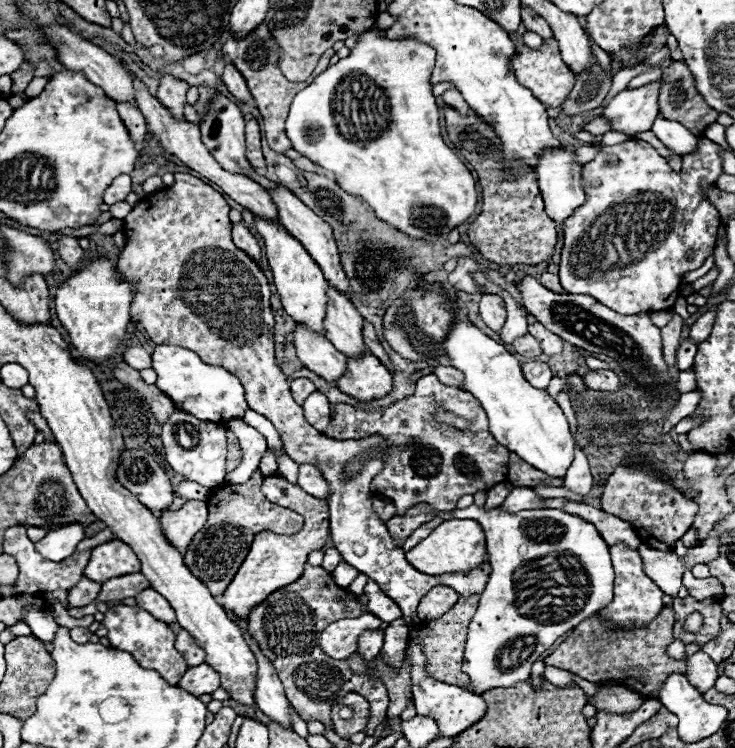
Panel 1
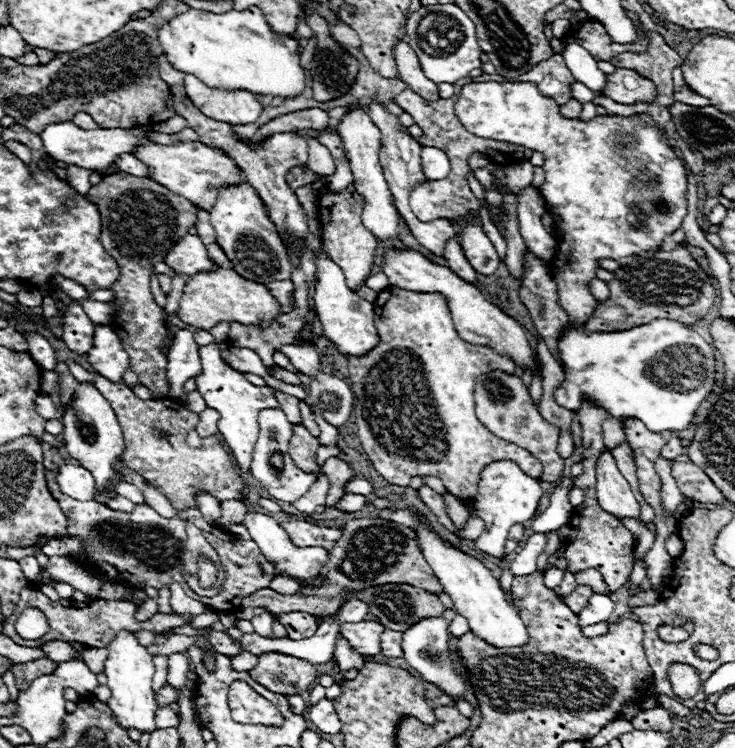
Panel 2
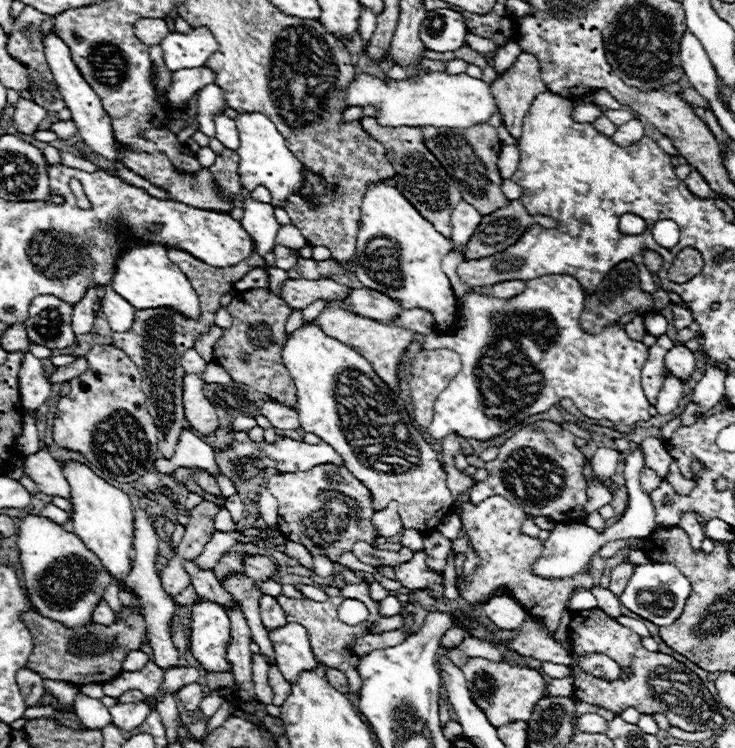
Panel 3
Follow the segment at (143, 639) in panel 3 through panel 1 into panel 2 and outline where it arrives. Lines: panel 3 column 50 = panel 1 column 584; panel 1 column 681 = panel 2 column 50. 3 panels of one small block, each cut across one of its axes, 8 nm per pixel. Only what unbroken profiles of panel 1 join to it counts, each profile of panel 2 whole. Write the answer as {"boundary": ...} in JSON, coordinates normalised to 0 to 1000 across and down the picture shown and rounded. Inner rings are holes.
{"boundary":[[[54,880],[54,882],[46,882],[46,885],[41,884],[33,888],[19,888],[16,901],[19,901],[19,906],[22,906],[22,920],[24,920],[27,925],[38,922],[38,917],[41,917],[49,906],[54,906],[54,904],[60,904],[60,901],[71,901],[73,893],[76,893],[76,885],[63,882],[63,880]]]}

